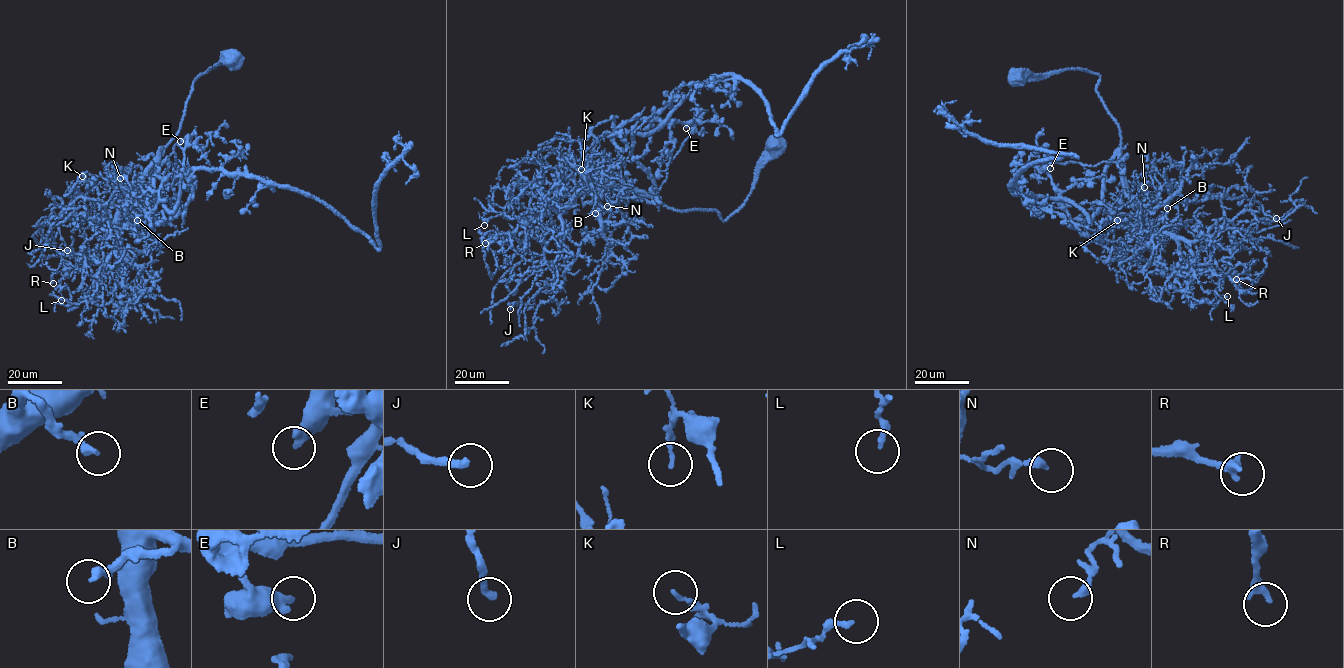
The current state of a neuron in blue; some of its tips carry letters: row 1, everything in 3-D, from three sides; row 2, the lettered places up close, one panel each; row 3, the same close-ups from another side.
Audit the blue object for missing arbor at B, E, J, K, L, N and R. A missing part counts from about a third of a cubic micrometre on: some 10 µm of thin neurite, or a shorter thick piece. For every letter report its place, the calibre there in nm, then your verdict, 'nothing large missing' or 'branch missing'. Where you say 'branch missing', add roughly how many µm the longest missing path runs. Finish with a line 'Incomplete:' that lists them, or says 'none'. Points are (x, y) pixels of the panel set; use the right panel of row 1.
B: (1167, 208) | 240 nm | branch missing | 10 µm
E: (1050, 168) | 360 nm | nothing large missing
J: (1276, 218) | 260 nm | branch missing | 15 µm
K: (1117, 220) | 120 nm | nothing large missing
L: (1227, 296) | 200 nm | nothing large missing
N: (1144, 187) | 260 nm | nothing large missing
R: (1236, 279) | 360 nm | nothing large missing
Incomplete: B, J

